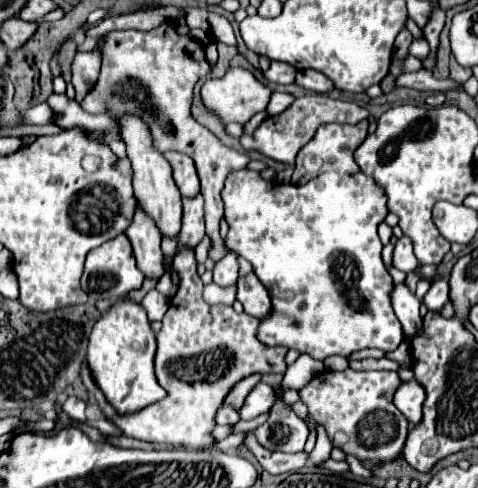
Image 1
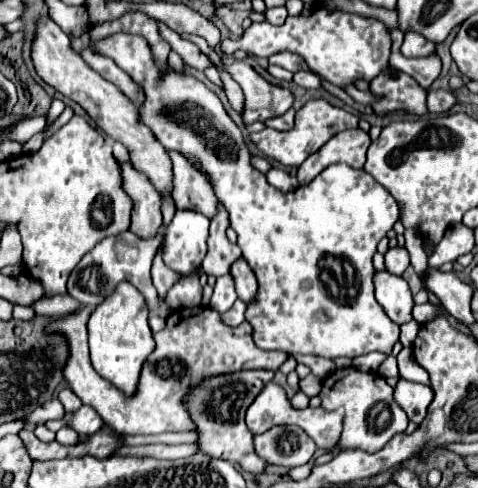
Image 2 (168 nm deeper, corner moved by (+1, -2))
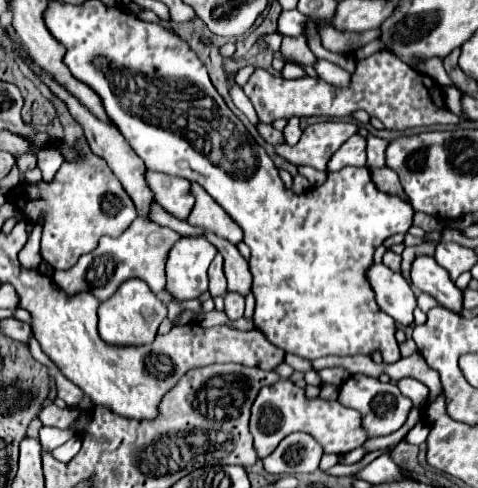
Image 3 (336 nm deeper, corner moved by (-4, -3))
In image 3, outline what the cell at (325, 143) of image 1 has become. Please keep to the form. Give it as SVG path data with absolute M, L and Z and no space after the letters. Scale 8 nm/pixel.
M355 134L351 136L329 160L329 172L333 170L341 170L345 166L365 166L367 162L367 154L365 154L365 138Z

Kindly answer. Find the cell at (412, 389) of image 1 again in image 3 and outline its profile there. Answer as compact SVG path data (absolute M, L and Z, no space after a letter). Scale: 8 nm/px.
M403 378L403 380L397 382L397 386L399 386L403 396L411 398L413 406L423 406L425 400L429 398L429 388L423 382L415 380L415 378Z

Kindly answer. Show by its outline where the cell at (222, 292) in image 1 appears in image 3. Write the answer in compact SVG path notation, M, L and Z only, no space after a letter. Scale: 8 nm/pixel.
M181 238L167 260L167 284L165 292L177 300L199 298L207 292L207 268L217 250L207 238Z

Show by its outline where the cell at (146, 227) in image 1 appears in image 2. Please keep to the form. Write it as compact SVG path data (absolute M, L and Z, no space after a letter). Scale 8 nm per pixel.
M120 163L120 167L122 167L124 189L134 201L130 231L134 235L140 235L140 239L150 239L152 235L158 235L158 229L162 225L162 215L160 215L162 199L146 175L134 171L130 163Z

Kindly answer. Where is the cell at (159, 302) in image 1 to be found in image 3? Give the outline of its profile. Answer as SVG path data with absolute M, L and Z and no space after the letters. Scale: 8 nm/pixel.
M135 218L133 224L127 228L127 232L121 234L121 238L111 238L103 236L99 240L99 246L83 254L79 262L65 272L55 272L53 280L67 292L67 294L77 294L77 292L91 292L99 302L105 302L121 282L129 278L141 278L149 284L149 288L159 294L165 288L165 262L169 248L179 240L181 236L173 232L171 228L153 224L147 218Z

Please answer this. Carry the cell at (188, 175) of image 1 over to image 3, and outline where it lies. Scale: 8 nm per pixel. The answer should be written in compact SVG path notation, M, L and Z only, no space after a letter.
M193 184L193 196L197 202L187 218L189 224L205 228L217 236L223 236L231 244L239 244L243 240L241 228L229 218L227 212L223 212L219 204L215 204L213 198L207 196L207 192L199 184Z

